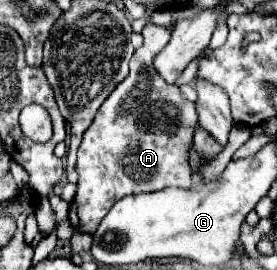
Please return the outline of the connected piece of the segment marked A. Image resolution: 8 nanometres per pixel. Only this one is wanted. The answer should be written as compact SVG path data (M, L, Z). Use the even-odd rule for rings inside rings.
M147 24L141 34L145 42L131 58L129 76L101 104L79 146L79 182L69 208L69 222L81 232L93 234L103 216L123 196L163 190L167 186L191 186L187 152L197 126L195 104L185 100L177 86L161 80L153 68L153 58L169 42L171 30Z

